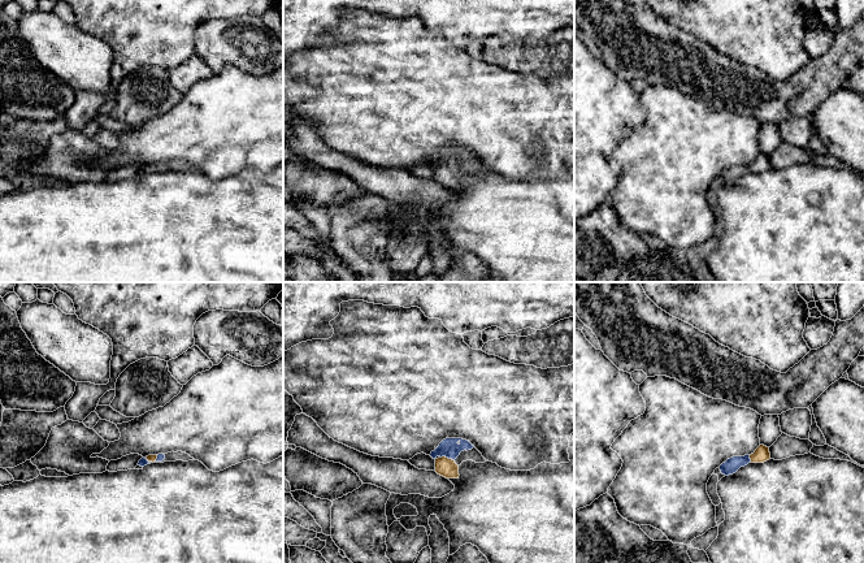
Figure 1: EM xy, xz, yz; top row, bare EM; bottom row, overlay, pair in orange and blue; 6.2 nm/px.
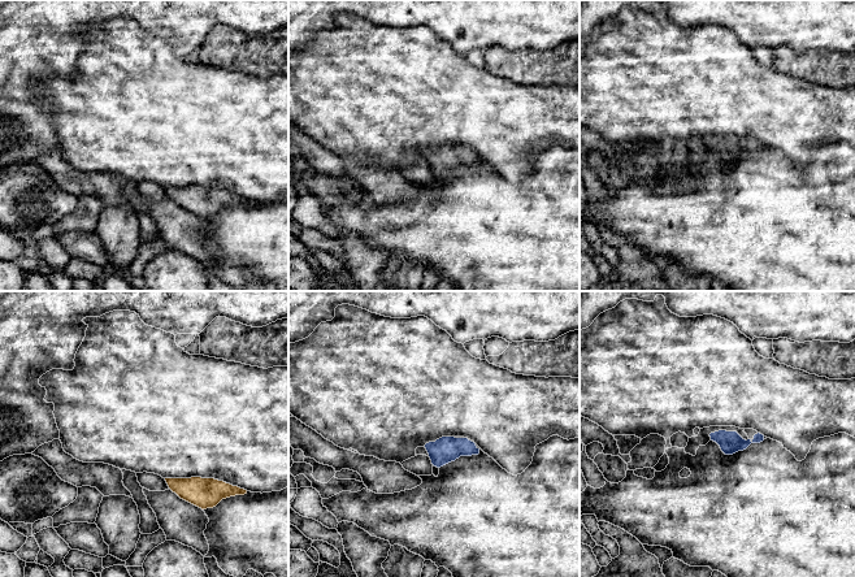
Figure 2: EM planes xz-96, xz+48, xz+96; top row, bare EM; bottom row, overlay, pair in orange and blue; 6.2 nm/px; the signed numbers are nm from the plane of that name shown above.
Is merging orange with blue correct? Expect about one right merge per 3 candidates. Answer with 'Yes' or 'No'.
Yes

